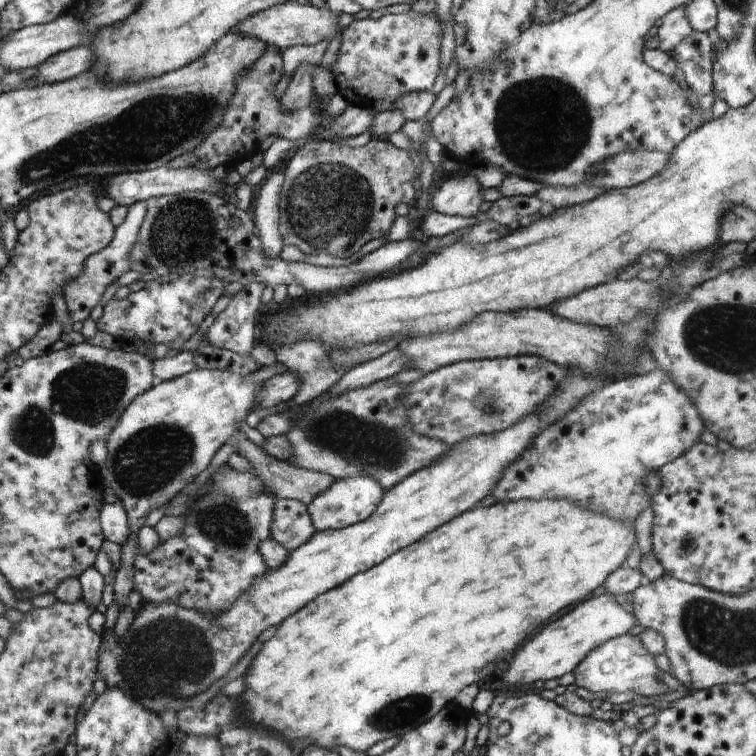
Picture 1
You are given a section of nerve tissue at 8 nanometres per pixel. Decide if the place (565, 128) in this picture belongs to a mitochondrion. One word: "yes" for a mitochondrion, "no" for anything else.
yes

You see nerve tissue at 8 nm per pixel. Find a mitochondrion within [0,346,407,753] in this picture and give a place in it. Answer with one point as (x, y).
(87, 392)

